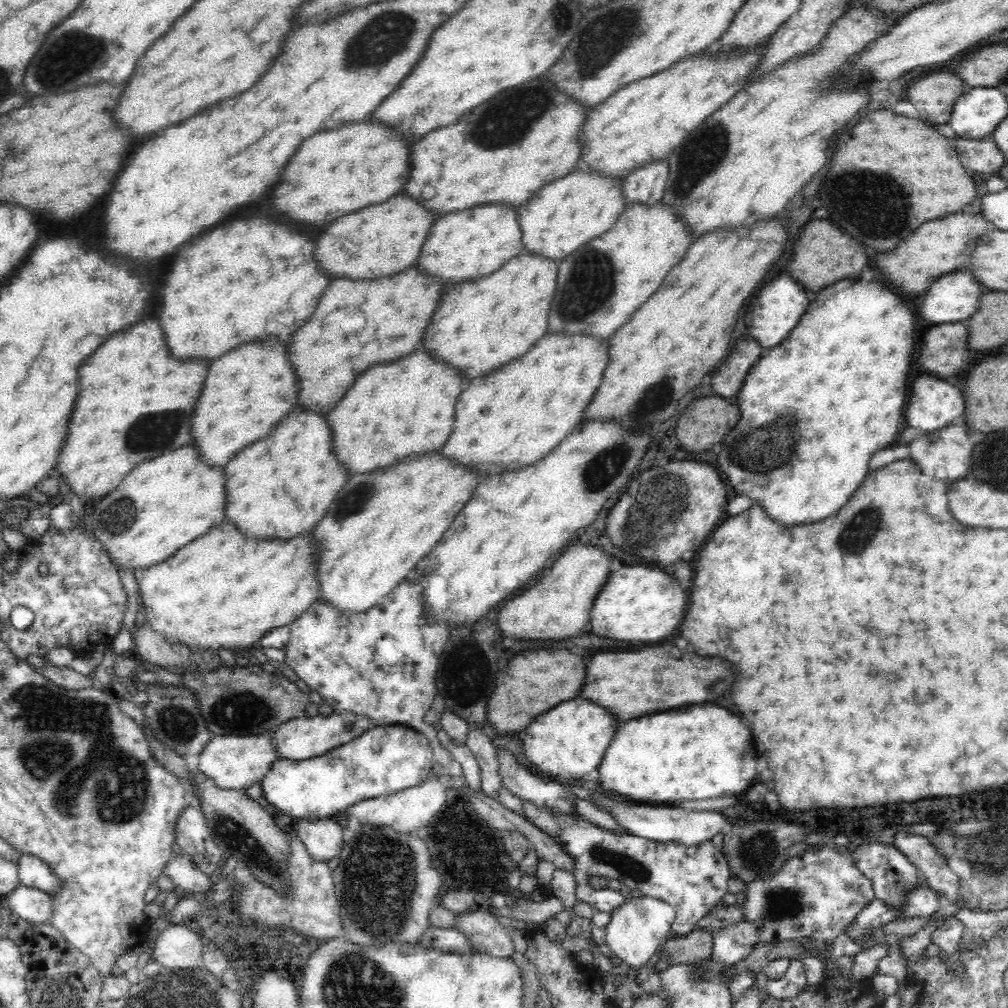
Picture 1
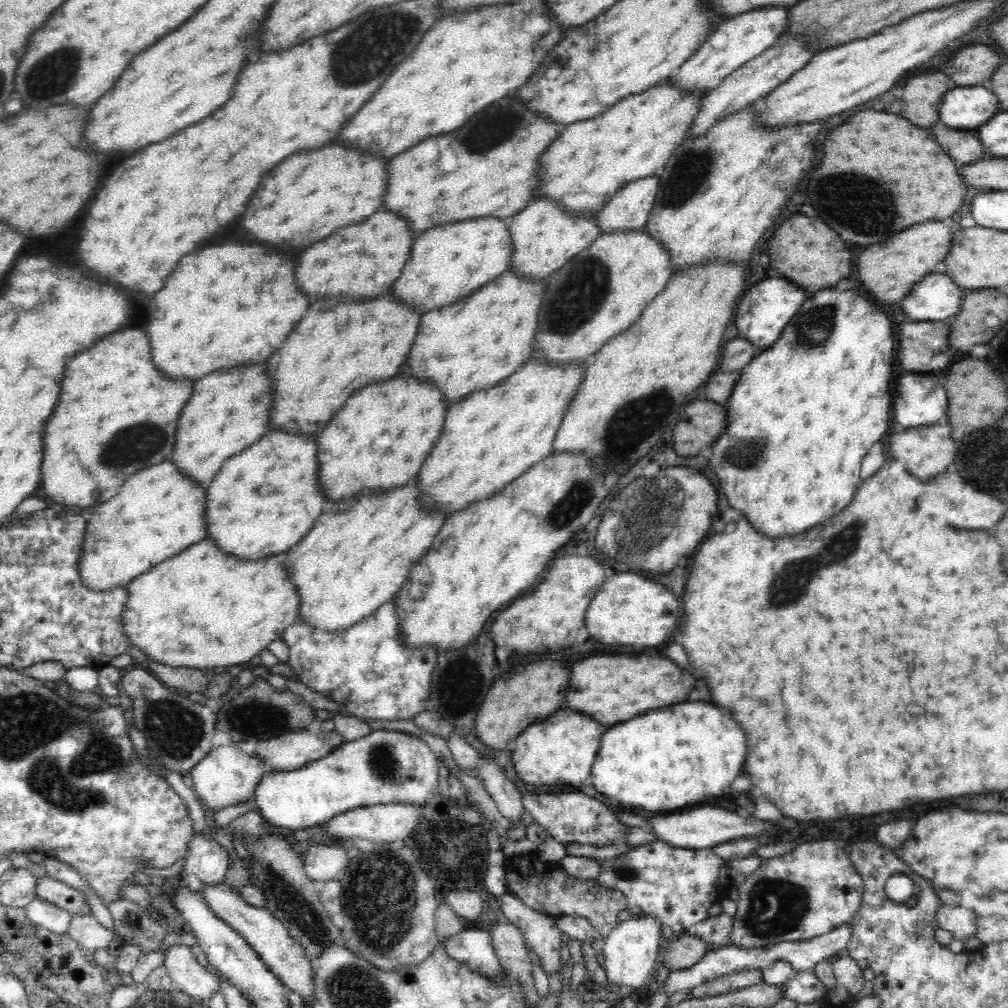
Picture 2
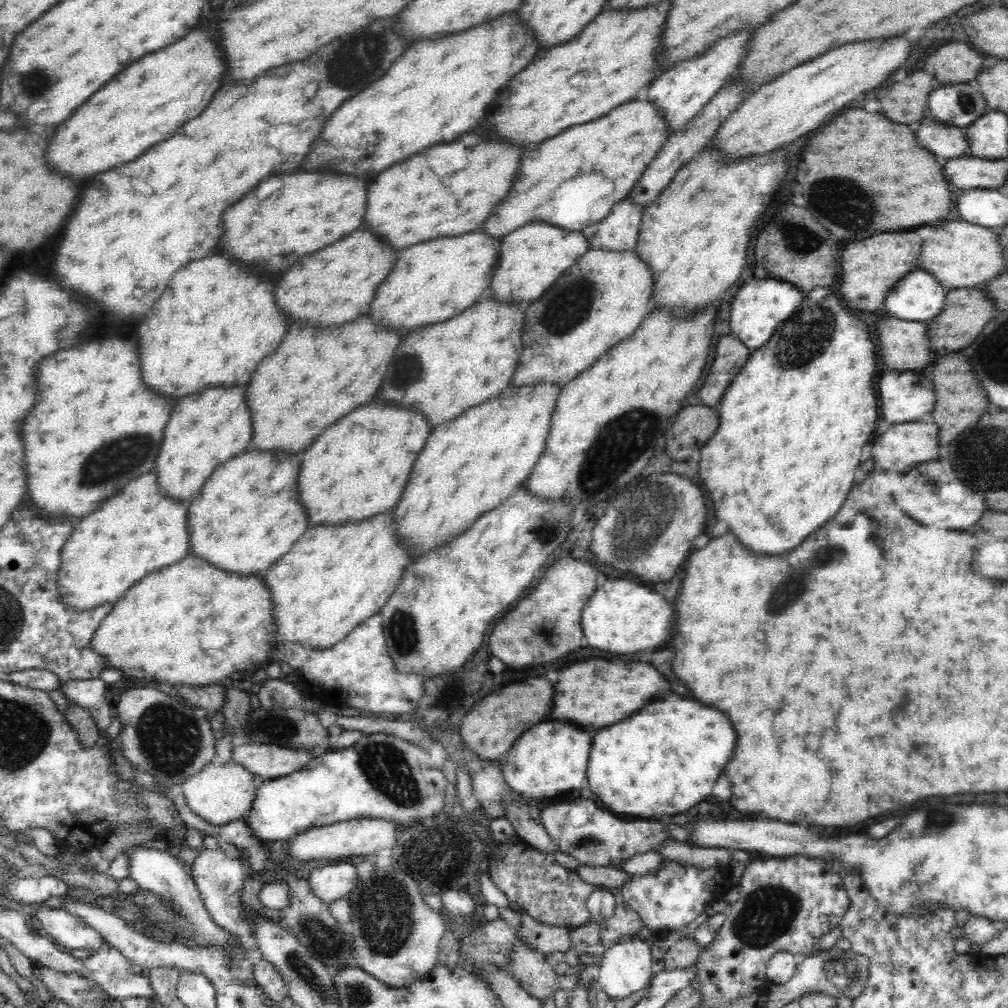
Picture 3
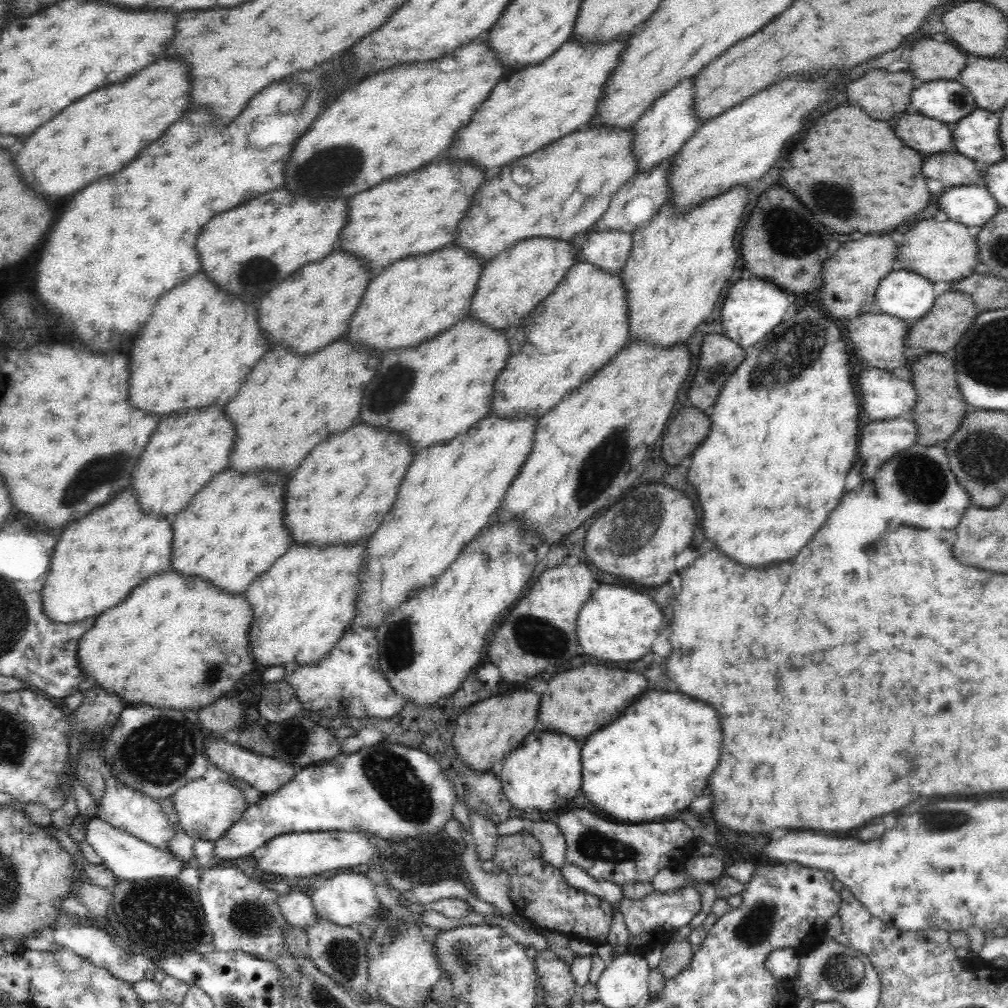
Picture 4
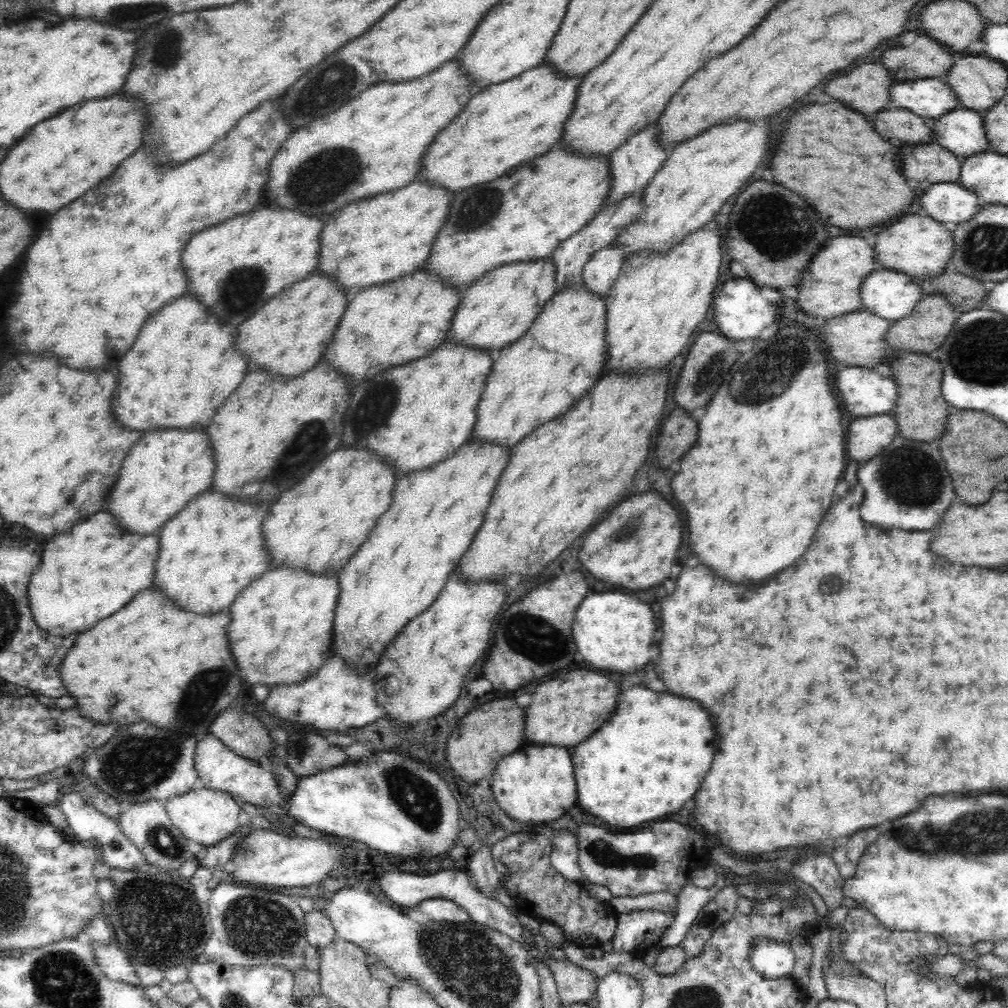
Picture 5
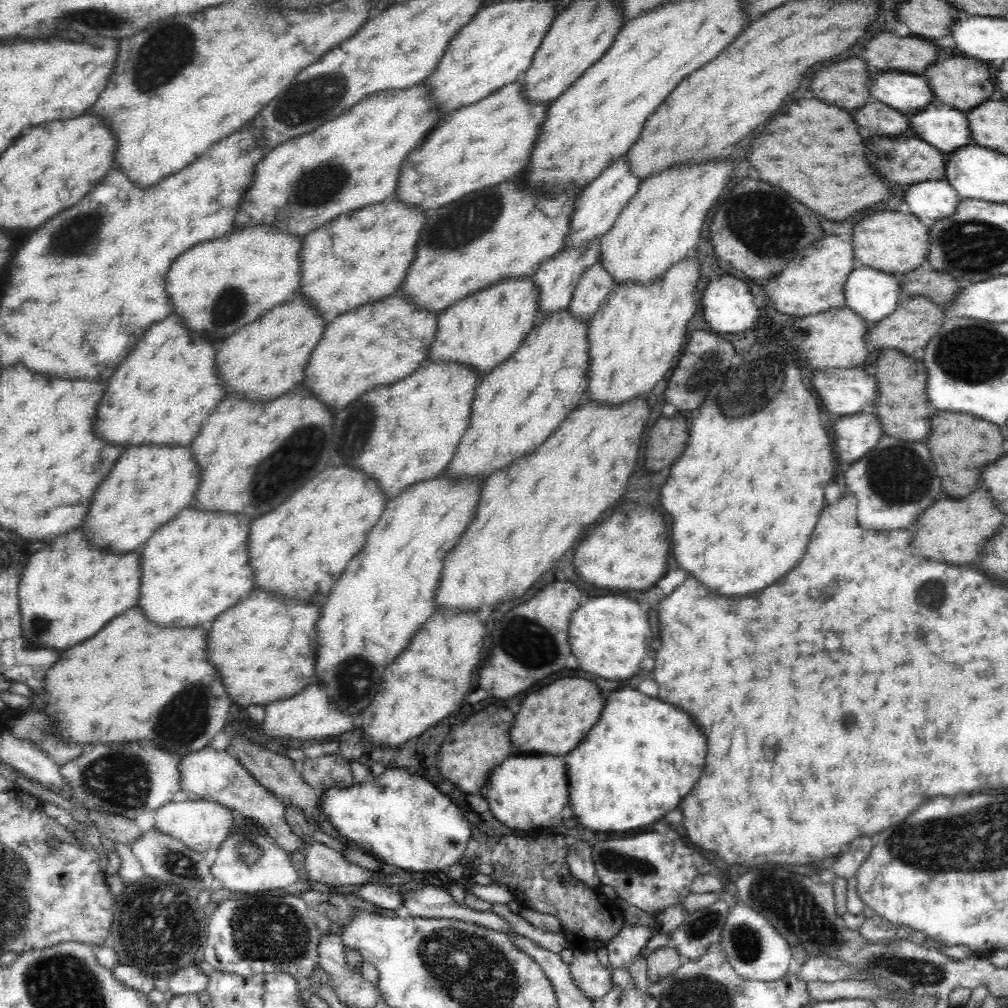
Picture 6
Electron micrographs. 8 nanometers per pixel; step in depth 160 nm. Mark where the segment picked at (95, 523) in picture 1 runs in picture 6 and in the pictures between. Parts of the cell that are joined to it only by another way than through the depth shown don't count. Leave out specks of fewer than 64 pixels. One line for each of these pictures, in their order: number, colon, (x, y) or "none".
2: (157, 513)
3: (139, 530)
4: (99, 559)
5: (94, 569)
6: (67, 591)

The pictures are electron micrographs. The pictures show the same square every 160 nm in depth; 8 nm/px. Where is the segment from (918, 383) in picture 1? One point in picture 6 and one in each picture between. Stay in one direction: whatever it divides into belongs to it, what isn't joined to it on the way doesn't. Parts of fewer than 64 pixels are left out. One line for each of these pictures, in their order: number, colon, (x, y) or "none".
2: (914, 406)
3: (904, 397)
4: (884, 397)
5: (863, 393)
6: (842, 392)

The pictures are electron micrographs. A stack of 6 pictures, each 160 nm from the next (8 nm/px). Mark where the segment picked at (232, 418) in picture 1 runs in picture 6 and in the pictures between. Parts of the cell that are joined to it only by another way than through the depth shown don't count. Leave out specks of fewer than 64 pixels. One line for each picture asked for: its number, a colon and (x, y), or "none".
2: (228, 411)
3: (207, 428)
4: (189, 448)
5: (165, 470)
6: (149, 486)

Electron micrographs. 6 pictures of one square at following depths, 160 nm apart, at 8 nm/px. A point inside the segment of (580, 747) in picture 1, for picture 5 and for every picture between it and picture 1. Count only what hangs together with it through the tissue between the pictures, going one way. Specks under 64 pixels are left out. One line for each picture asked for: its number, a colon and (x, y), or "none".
2: (560, 749)
3: (550, 760)
4: (546, 771)
5: (537, 785)

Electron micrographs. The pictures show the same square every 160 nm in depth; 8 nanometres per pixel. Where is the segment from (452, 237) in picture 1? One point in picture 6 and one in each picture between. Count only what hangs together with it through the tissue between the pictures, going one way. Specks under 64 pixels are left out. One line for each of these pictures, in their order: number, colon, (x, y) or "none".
2: (446, 264)
3: (434, 280)
4: (430, 292)
5: (385, 324)
6: (375, 343)

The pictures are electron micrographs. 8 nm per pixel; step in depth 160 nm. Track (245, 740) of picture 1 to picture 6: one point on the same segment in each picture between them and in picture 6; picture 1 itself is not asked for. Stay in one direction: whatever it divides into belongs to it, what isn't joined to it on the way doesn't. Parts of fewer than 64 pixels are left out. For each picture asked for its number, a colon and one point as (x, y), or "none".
2: (226, 776)
3: (220, 794)
4: (205, 811)
5: (202, 815)
6: (201, 825)

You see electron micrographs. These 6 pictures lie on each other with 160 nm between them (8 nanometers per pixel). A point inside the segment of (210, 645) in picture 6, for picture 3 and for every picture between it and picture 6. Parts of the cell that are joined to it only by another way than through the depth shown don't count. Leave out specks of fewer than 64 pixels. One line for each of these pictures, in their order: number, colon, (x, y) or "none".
3: (334, 577)
4: (302, 605)
5: (281, 625)

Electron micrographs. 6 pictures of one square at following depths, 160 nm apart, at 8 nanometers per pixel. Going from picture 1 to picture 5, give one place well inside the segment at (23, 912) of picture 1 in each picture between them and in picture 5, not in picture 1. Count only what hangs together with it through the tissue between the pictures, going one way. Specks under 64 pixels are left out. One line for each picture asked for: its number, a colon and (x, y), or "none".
2: (54, 919)
3: (69, 932)
4: (87, 940)
5: (116, 965)

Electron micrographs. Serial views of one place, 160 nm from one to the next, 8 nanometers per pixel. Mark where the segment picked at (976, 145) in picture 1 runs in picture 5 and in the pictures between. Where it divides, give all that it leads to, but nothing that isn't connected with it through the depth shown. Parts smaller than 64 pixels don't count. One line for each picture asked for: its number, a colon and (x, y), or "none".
2: (963, 145)
3: (947, 142)
4: (924, 134)
5: (909, 128)

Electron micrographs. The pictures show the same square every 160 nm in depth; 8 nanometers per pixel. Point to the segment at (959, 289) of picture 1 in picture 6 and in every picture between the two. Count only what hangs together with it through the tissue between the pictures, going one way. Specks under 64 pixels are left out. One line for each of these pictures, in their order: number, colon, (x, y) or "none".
2: (936, 298)
3: (917, 296)
4: (906, 295)
5: (892, 295)
6: (872, 294)

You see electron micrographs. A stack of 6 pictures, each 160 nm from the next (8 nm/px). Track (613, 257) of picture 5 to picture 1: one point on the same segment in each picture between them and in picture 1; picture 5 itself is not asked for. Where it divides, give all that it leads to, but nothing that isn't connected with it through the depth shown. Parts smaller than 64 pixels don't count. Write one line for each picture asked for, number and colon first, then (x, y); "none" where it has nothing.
1: (645, 185)
2: (628, 210)
3: (618, 232)
4: (608, 250)

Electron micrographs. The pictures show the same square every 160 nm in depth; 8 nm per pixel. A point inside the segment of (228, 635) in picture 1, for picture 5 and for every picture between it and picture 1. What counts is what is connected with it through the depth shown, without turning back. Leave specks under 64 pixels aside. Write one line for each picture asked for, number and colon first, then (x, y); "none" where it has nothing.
2: (203, 608)
3: (188, 623)
4: (175, 639)
5: (150, 660)

